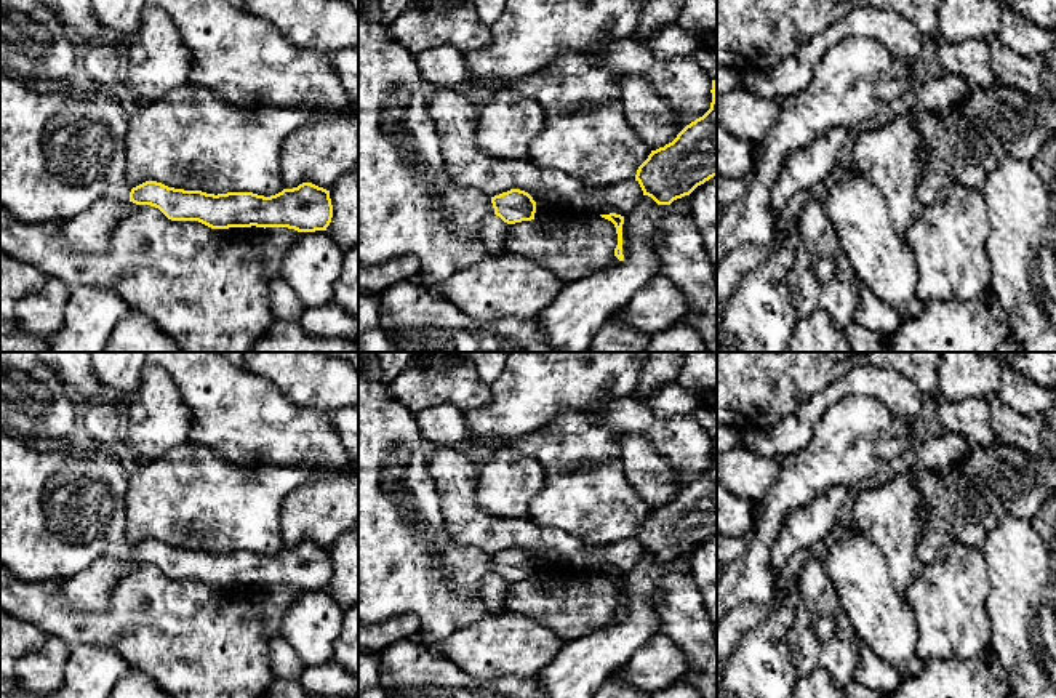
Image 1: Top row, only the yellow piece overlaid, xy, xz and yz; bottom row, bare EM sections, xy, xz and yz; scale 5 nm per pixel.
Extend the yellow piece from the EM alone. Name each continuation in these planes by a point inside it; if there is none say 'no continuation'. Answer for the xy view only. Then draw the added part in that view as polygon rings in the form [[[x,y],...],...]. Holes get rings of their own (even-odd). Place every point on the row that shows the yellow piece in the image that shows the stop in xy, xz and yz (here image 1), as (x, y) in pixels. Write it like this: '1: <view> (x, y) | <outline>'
1: xy (61, 149) | [[[0,74],[0,205],[21,223],[67,221],[96,200],[130,200],[125,178],[128,112],[112,91],[78,80],[56,88],[26,85]]]

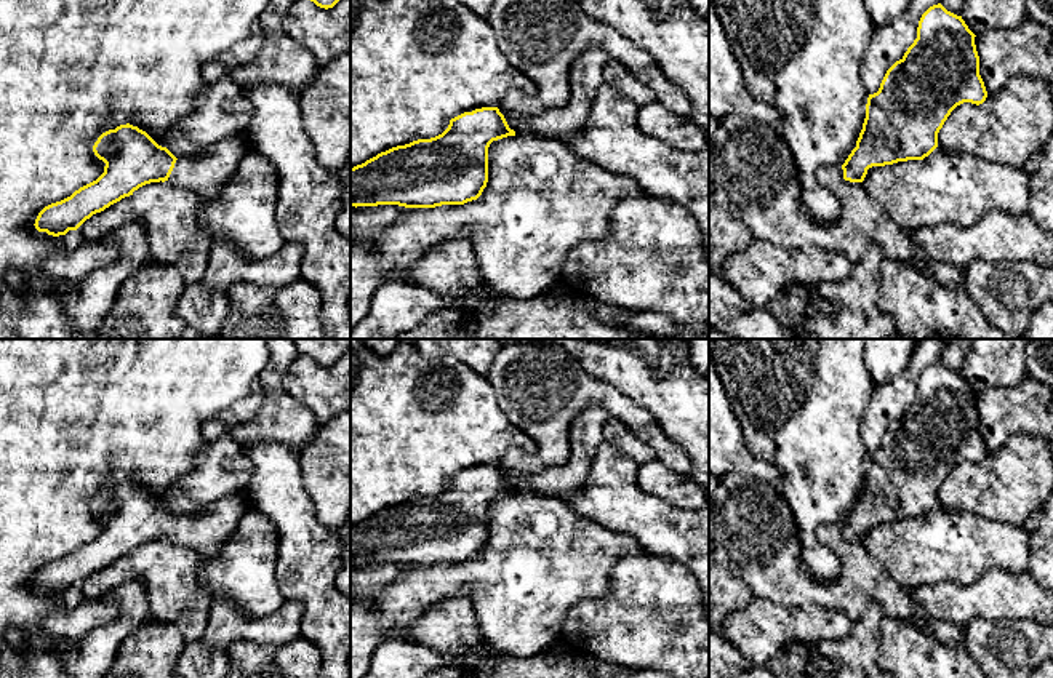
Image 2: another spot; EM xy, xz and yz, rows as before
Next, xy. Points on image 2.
1: xy (205, 175) | [[[243,134],[224,138],[198,155],[178,158],[168,182],[211,201],[250,150]]]

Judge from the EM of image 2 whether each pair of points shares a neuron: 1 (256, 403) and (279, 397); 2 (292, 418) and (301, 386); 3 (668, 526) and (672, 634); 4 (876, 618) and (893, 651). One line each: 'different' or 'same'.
1: different
2: different
3: different
4: different

